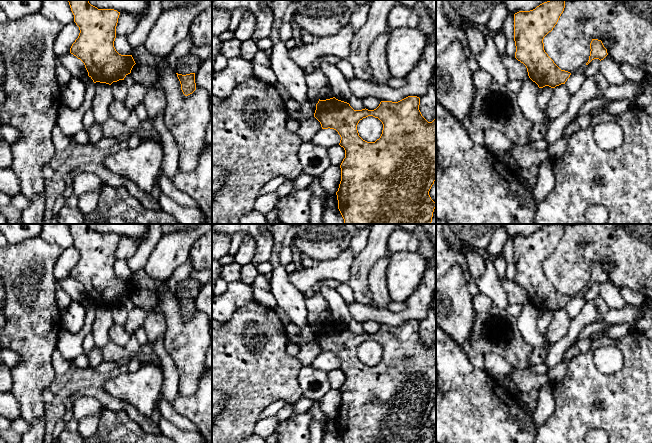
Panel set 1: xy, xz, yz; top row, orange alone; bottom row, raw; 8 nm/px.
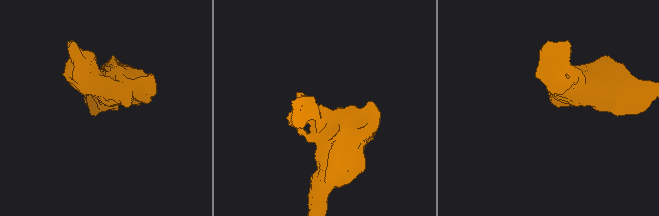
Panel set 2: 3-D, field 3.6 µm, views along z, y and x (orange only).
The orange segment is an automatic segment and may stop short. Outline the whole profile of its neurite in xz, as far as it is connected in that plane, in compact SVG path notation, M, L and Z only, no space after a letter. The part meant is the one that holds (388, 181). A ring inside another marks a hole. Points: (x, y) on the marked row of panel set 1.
M408 96L398 102L381 101L374 110L354 110L349 103L335 97L320 100L314 117L322 129L334 129L341 137L339 145L345 150L341 168L341 181L336 192L338 209L344 224L430 224L436 203L429 191L436 180L436 119L428 122L419 110L420 98ZM368 116L378 118L383 124L382 134L375 142L363 140L357 125Z

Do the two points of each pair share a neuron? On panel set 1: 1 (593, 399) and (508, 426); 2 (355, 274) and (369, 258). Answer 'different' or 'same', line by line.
1: different
2: same

